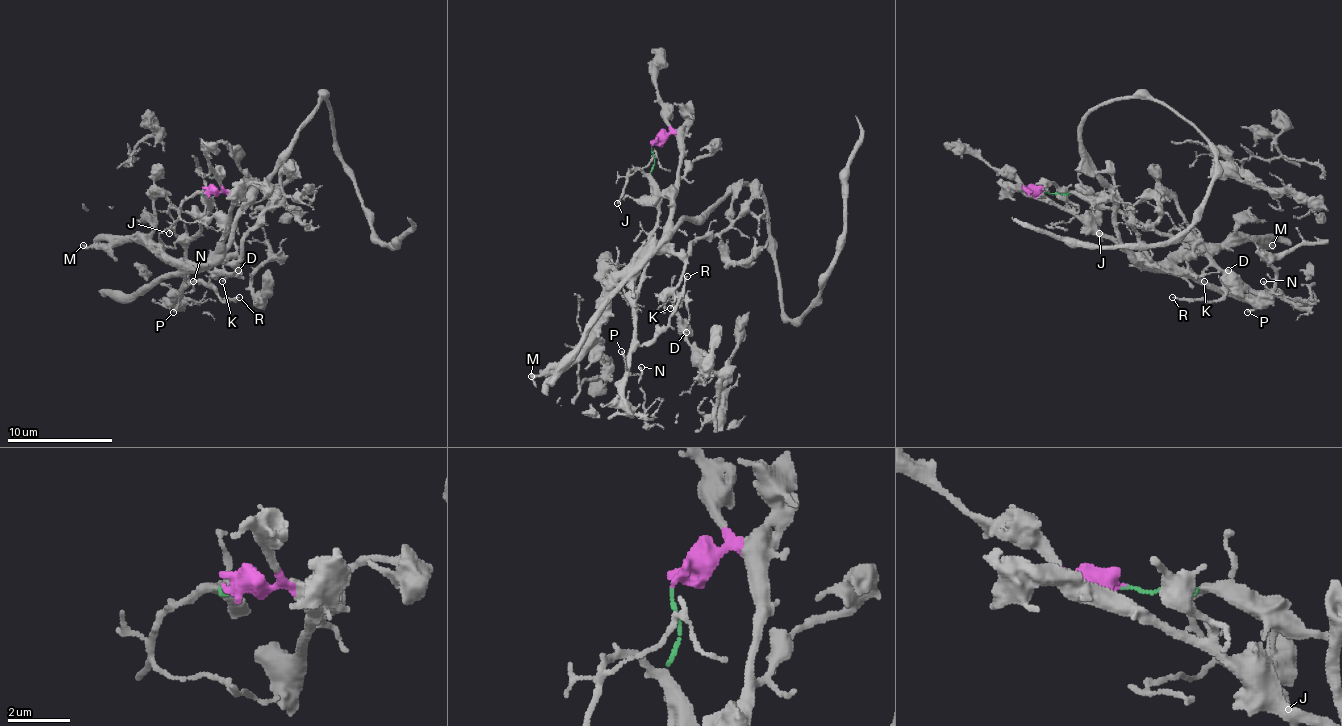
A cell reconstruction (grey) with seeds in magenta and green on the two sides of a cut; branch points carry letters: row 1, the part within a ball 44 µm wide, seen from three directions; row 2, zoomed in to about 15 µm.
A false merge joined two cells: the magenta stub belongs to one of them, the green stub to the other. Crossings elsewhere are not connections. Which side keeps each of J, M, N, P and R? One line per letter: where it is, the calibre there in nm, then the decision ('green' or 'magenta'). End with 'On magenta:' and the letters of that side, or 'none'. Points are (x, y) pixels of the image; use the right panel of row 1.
J: at (1099, 233); 140 nm thick; green
M: at (1272, 245); 200 nm thick; magenta
N: at (1263, 281); 140 nm thick; green
P: at (1247, 312); 140 nm thick; green
R: at (1172, 297); 140 nm thick; green
On magenta: M

